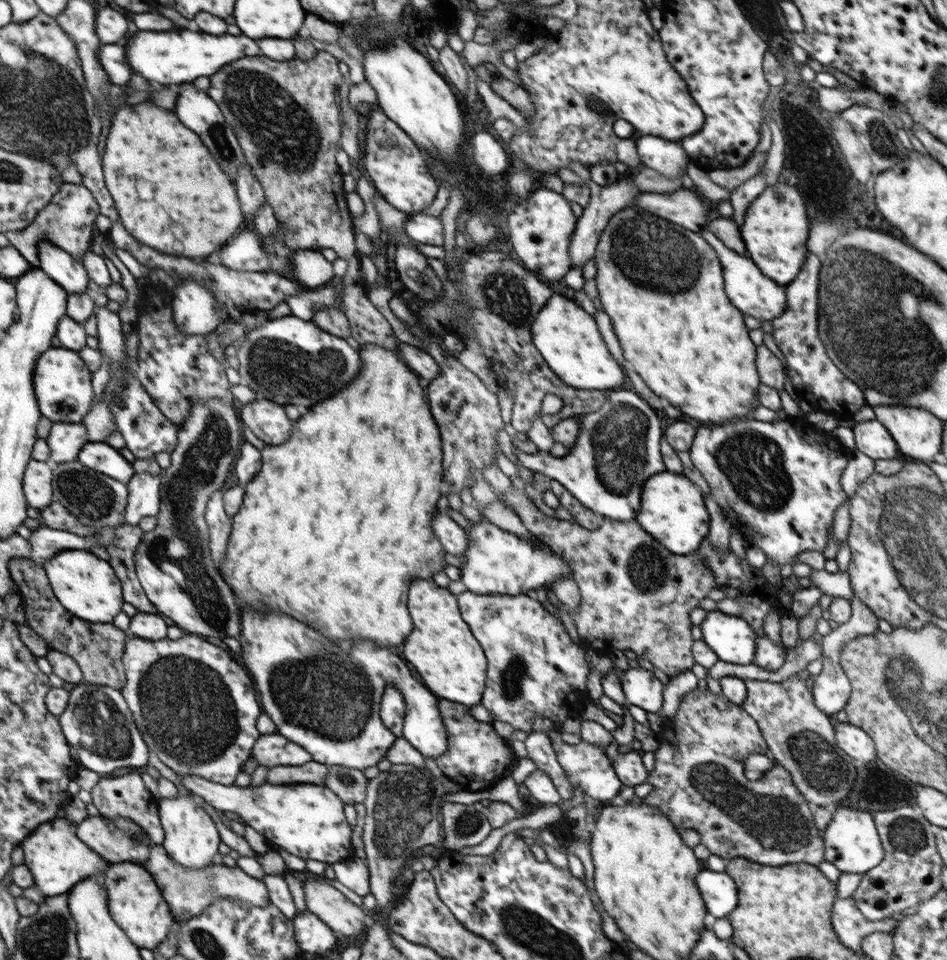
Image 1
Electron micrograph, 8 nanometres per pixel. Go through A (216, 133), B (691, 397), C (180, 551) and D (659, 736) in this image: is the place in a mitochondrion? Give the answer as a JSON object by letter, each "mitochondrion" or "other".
{"A":"mitochondrion","B":"other","C":"mitochondrion","D":"other"}

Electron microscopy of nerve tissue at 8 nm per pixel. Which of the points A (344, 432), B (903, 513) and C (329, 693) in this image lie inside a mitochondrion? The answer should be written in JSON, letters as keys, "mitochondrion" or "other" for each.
{"A":"other","B":"mitochondrion","C":"mitochondrion"}

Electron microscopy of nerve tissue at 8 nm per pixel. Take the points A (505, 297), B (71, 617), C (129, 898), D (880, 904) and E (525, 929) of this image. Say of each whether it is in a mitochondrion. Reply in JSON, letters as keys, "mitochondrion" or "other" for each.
{"A":"mitochondrion","B":"other","C":"other","D":"other","E":"mitochondrion"}

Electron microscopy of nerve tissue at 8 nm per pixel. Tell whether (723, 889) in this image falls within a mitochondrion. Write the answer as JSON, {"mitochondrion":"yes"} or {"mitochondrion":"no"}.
{"mitochondrion":"no"}

